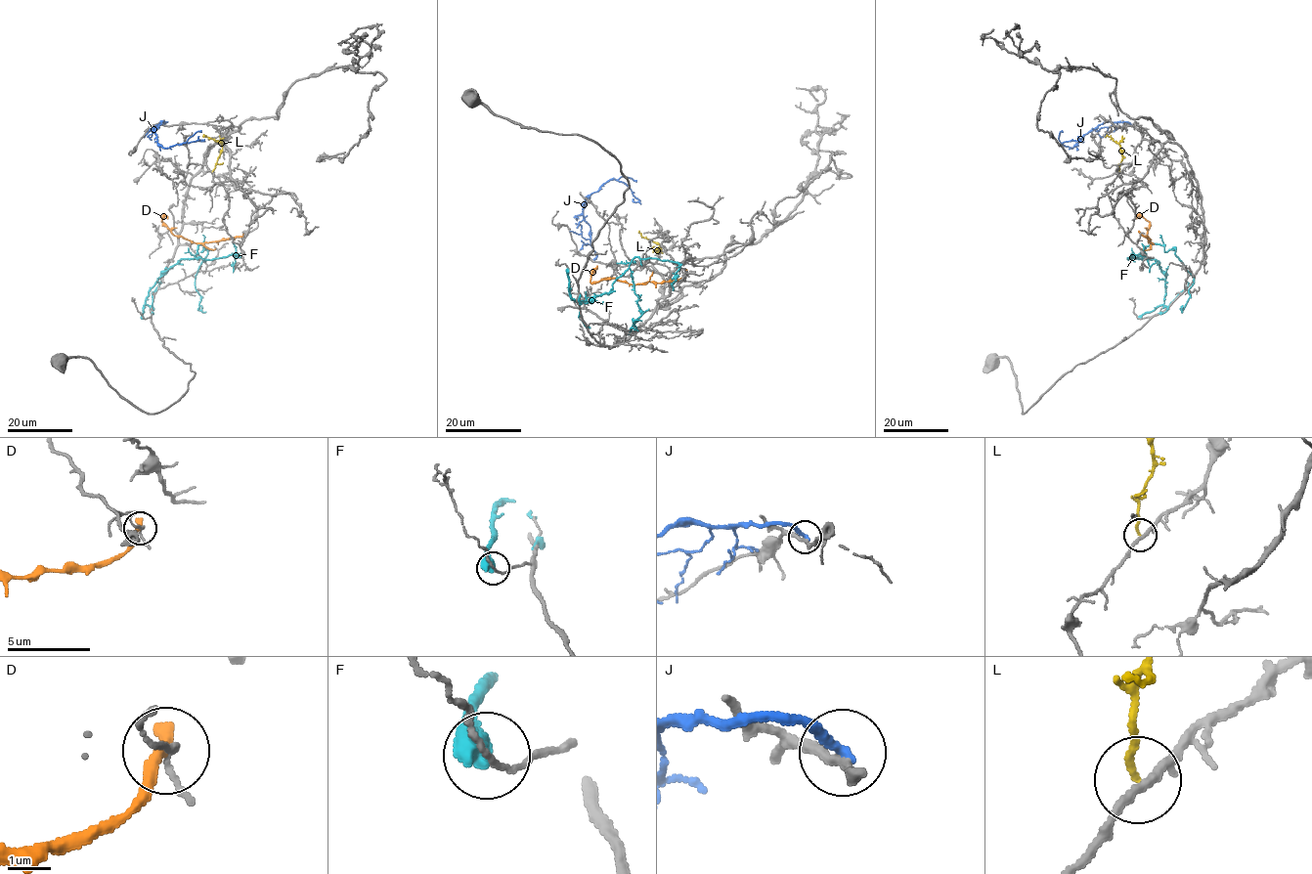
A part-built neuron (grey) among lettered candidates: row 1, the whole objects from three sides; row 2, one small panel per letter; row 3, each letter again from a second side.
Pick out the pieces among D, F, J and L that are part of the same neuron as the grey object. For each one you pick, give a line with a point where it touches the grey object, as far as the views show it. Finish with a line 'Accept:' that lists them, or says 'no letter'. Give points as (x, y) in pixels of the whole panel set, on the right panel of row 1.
Accept: no letter

